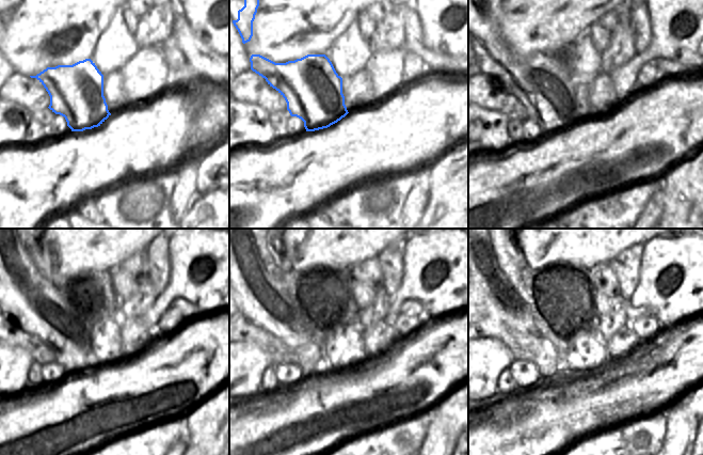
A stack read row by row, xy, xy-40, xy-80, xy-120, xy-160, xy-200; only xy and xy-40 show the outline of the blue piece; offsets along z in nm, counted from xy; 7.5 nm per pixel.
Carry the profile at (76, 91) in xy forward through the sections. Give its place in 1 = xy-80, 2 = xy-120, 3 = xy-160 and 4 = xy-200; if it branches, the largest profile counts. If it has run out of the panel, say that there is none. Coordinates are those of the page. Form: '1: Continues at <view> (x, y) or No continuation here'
1: Continues at xy-80 (544, 88)
2: Continues at xy-120 (48, 316)
3: Continues at xy-160 (280, 315)
4: Continues at xy-200 (502, 303).

